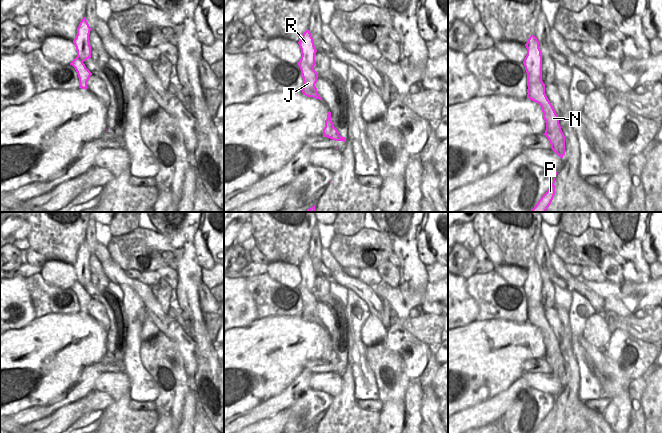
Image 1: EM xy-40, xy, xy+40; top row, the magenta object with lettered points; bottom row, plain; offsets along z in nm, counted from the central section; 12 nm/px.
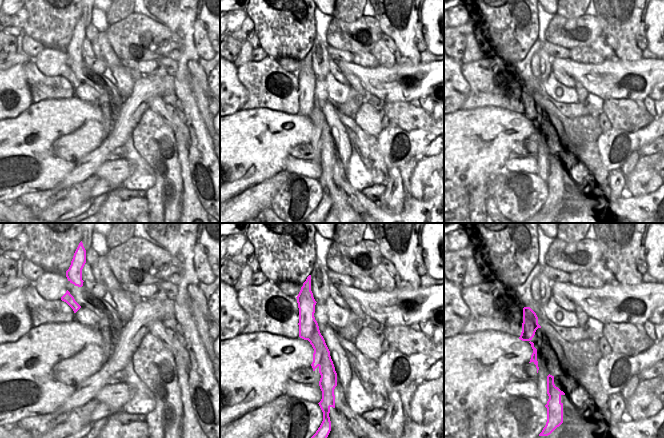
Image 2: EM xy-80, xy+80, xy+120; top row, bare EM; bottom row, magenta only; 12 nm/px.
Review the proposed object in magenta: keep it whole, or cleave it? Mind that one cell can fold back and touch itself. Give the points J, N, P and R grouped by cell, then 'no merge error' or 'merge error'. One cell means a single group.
J N P / R | merge error

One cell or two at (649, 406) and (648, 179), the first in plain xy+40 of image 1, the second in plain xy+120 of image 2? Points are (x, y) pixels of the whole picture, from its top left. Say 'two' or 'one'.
one

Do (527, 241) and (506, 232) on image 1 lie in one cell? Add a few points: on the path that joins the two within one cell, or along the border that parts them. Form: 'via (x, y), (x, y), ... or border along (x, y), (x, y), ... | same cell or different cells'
via (522, 241), (515, 239), (511, 235) | same cell

